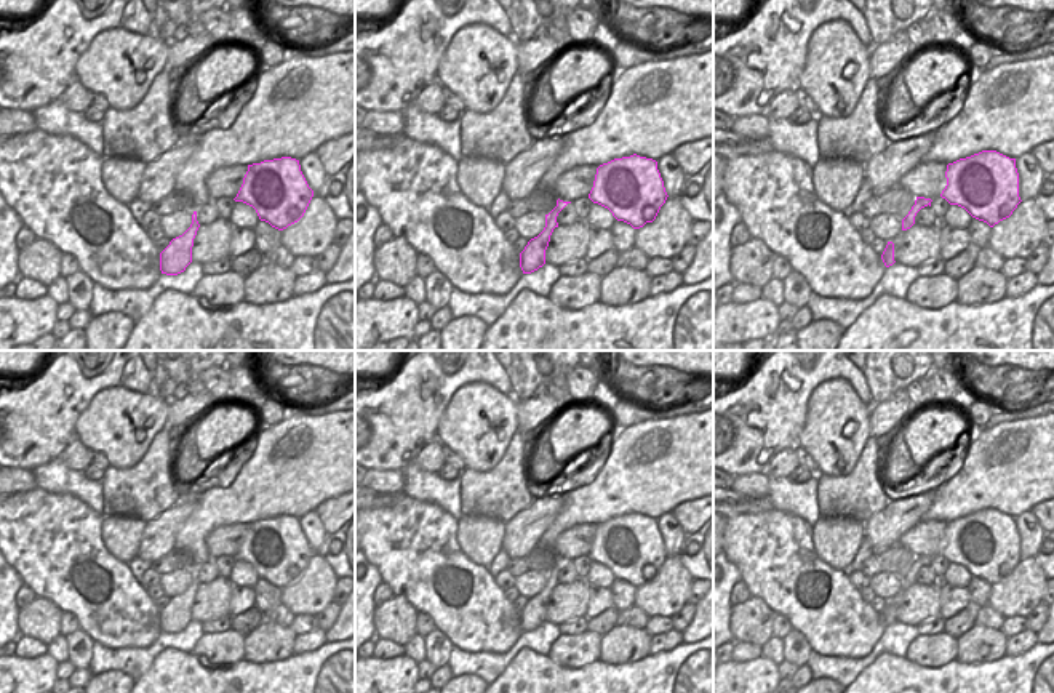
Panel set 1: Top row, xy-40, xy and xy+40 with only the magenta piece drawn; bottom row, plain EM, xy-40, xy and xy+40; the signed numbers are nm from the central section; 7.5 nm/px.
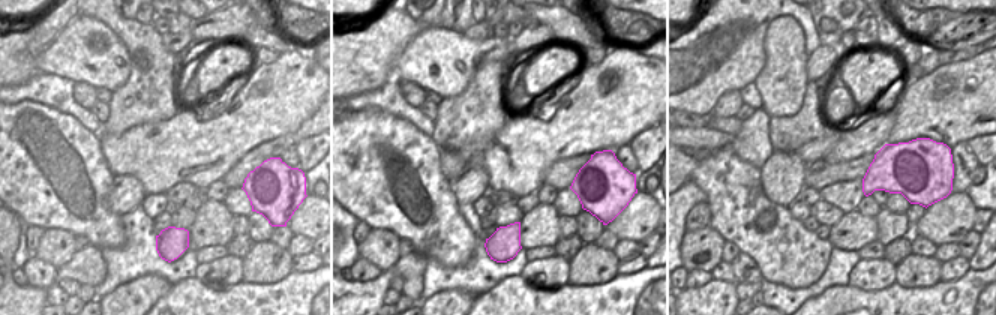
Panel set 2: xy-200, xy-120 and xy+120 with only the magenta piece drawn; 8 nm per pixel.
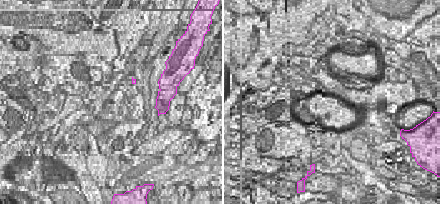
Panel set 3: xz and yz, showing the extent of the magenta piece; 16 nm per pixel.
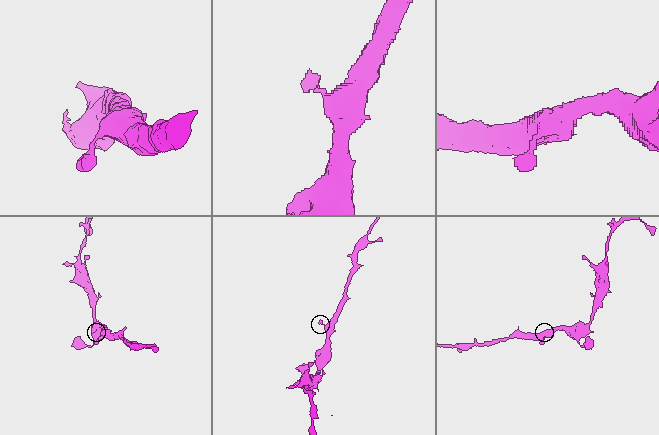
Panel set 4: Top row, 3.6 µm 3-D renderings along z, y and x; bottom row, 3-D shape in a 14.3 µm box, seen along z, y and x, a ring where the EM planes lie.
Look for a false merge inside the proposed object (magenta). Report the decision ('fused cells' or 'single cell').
single cell

